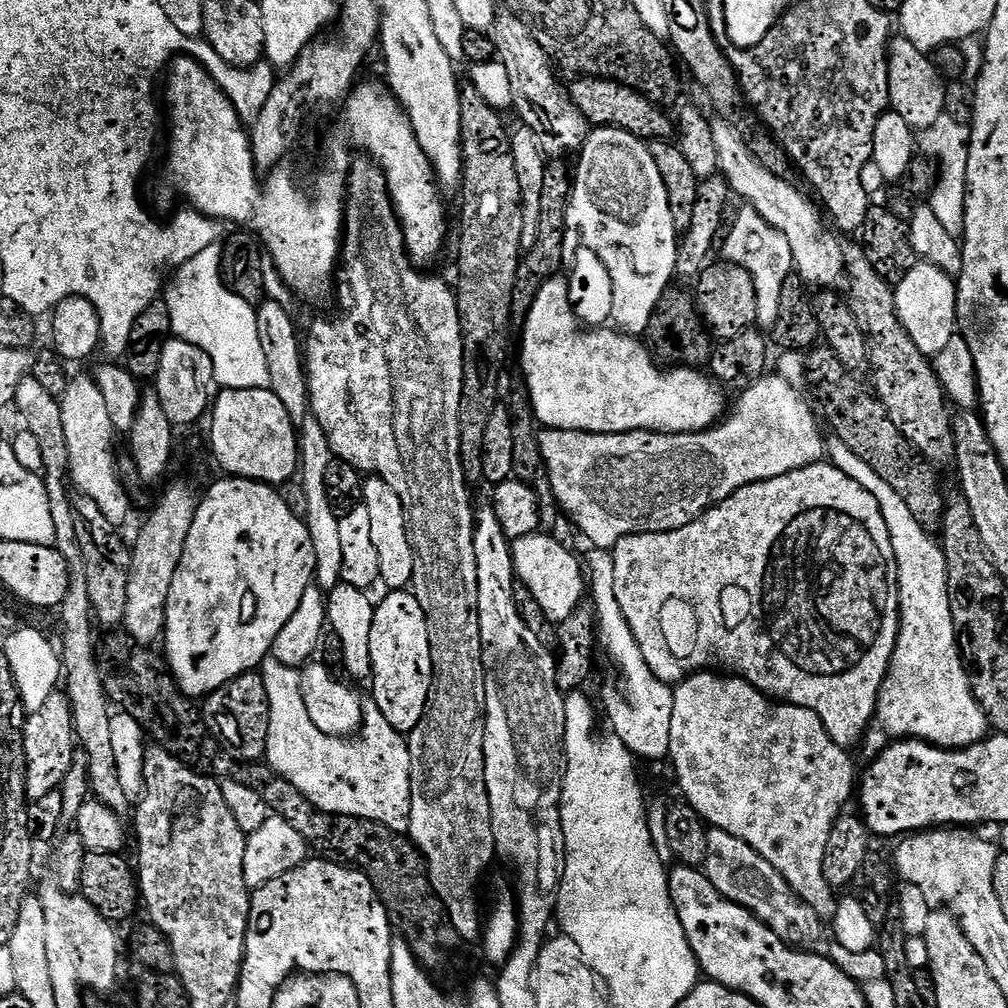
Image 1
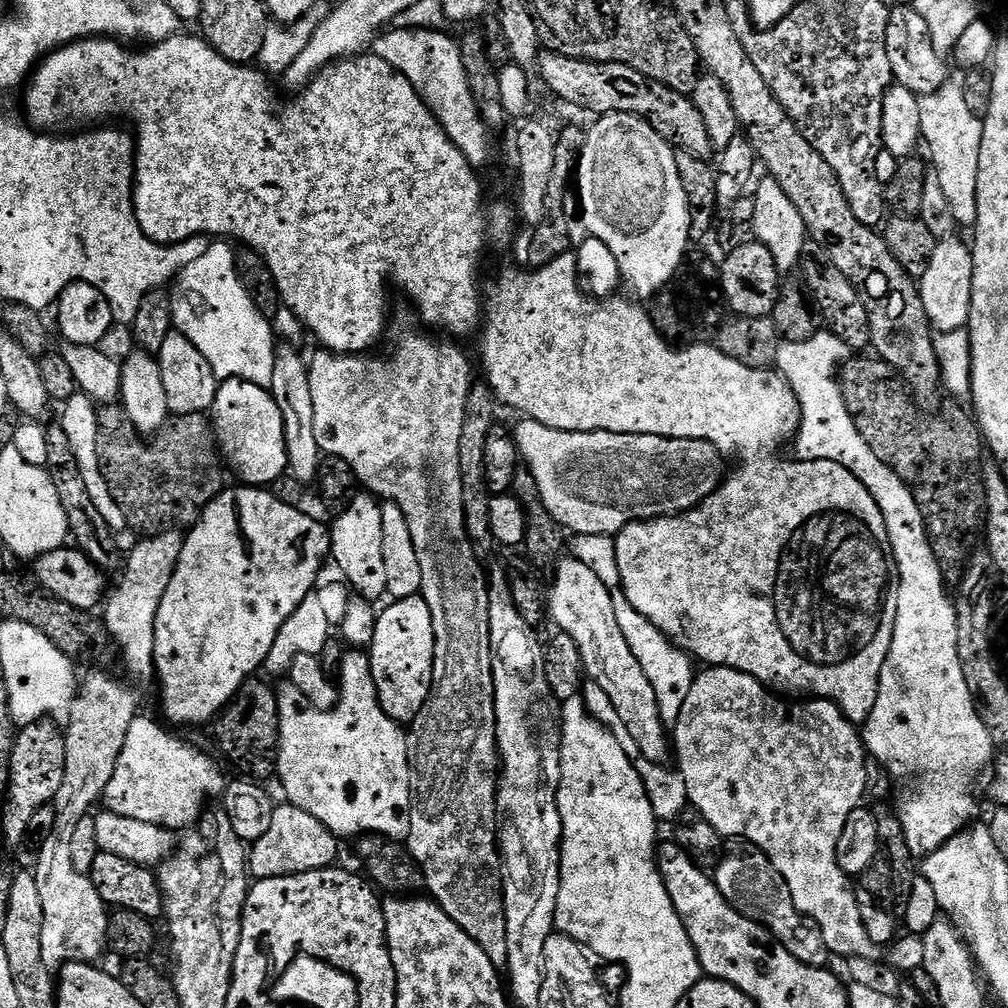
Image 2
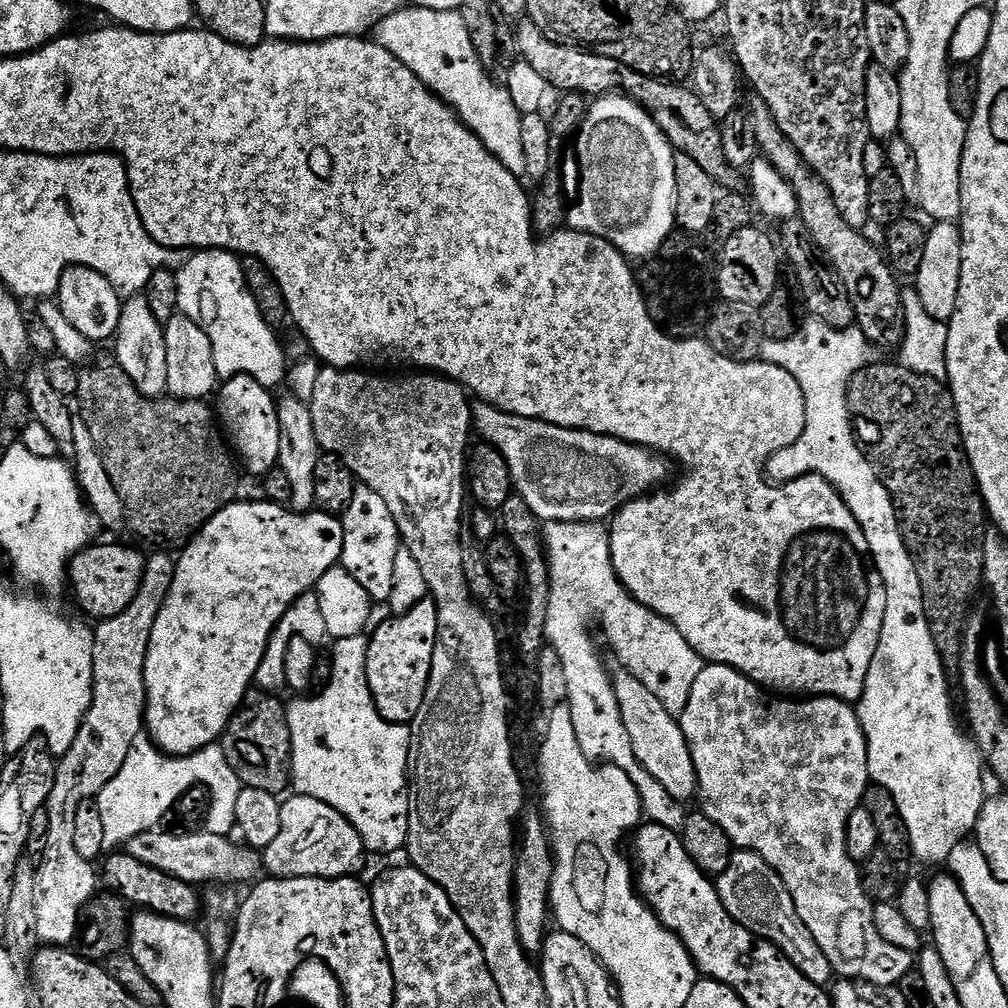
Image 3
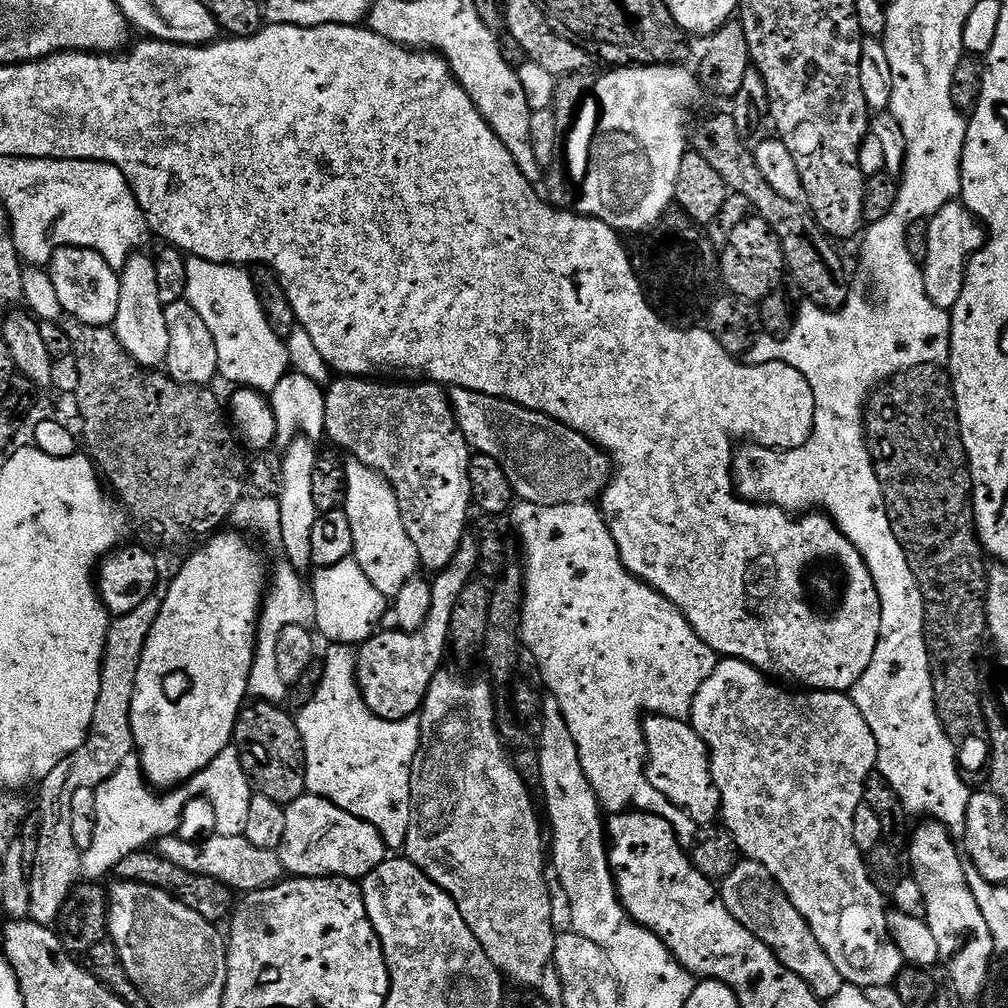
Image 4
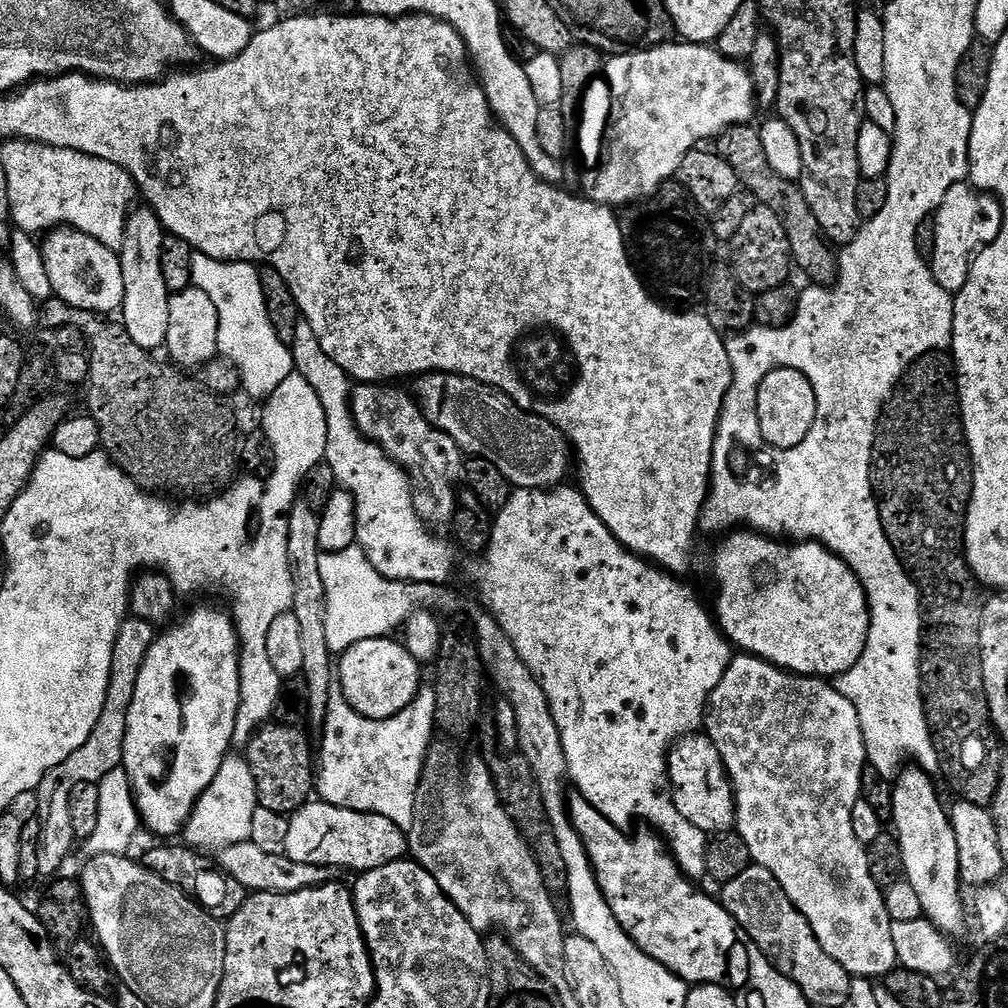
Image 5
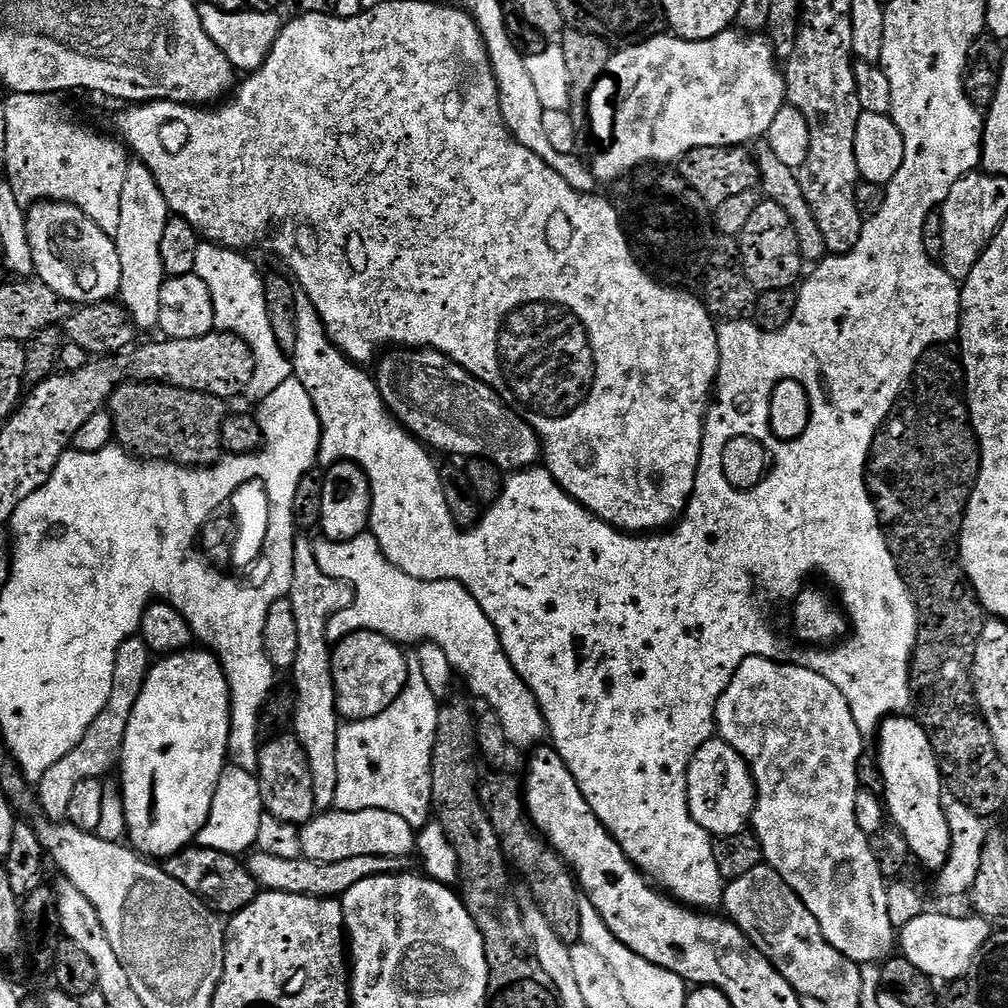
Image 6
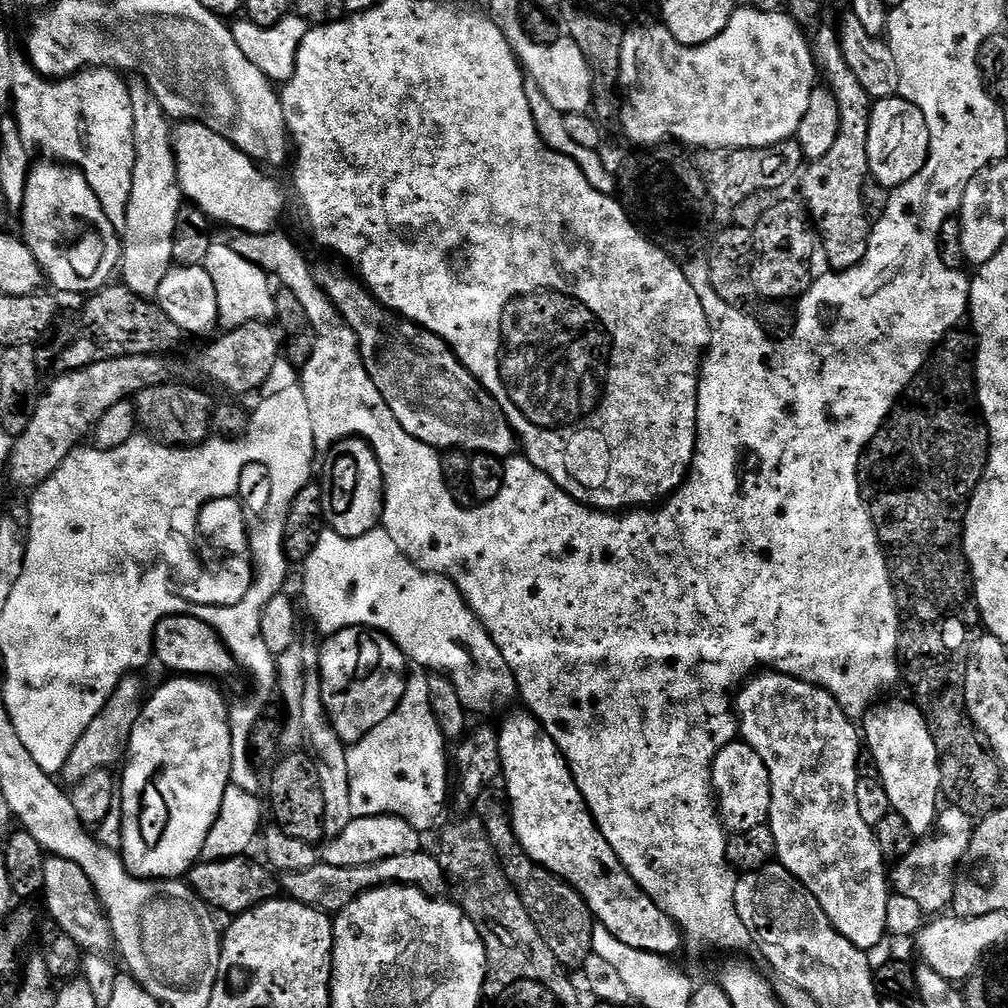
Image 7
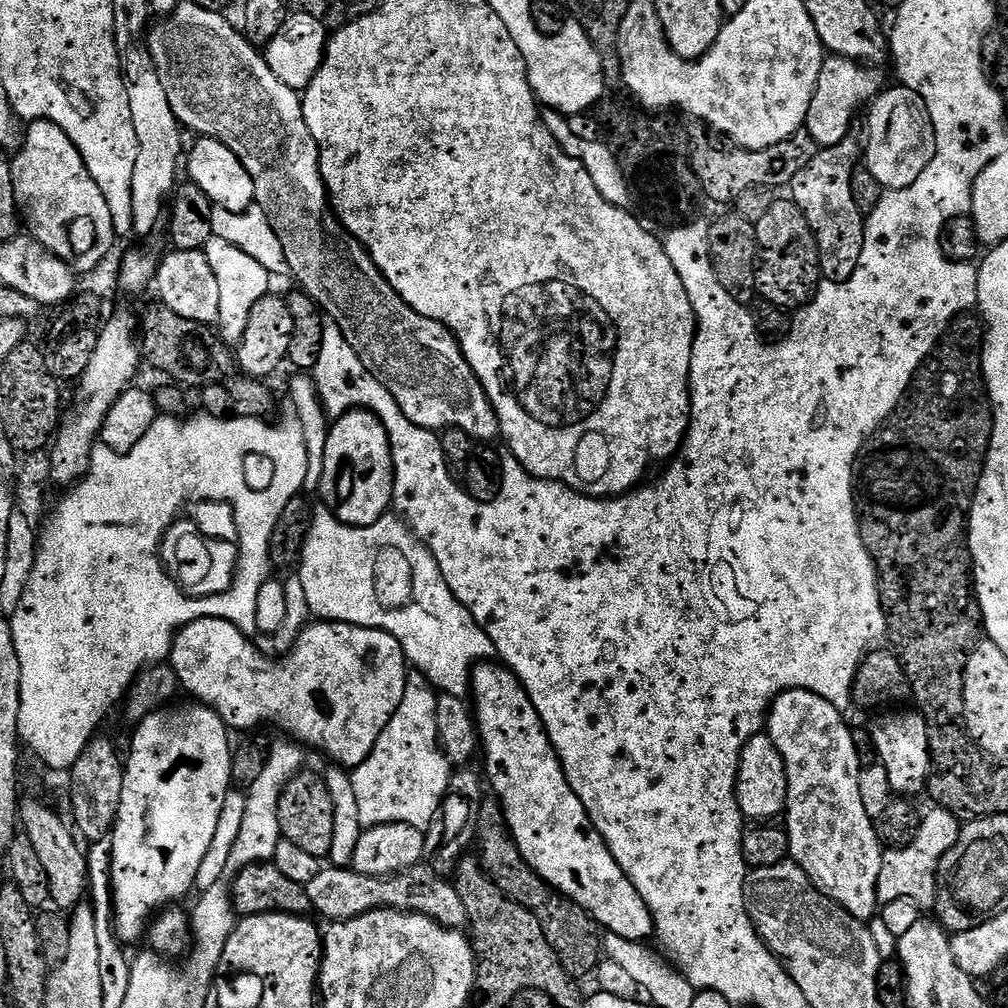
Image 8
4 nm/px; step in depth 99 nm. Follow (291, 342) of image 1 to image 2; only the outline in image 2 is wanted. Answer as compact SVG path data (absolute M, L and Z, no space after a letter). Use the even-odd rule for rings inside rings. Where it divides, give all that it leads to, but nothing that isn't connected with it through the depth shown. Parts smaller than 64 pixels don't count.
M282 343L275 349L274 372L271 375L269 389L273 400L278 404L285 427L285 452L288 455L287 471L305 486L316 484L316 475L320 472L322 453L318 438L314 438L314 405L310 395L308 364L290 345Z

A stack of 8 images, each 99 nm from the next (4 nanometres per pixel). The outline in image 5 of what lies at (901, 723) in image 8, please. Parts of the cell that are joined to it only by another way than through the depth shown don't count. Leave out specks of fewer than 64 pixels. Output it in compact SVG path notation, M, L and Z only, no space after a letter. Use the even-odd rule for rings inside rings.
M912 768L902 772L893 787L893 814L891 823L896 824L895 835L900 841L902 862L904 863L903 879L914 886L918 899L922 902L922 910L930 923L940 929L945 936L957 938L968 928L968 920L964 917L964 900L960 897L960 867L958 866L958 838L953 817L940 805L940 796L936 793L936 784L929 773Z

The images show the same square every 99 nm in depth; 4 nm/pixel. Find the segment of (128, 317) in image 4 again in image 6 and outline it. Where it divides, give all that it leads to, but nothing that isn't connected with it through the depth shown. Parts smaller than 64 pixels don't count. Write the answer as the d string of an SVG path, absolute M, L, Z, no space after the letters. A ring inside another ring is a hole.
M129 163L126 182L122 186L122 222L115 234L118 262L122 262L122 282L120 283L119 303L132 315L137 329L159 329L160 311L162 310L162 286L166 279L162 266L162 230L166 230L166 222L170 219L168 203L158 186L154 182L154 174L144 164Z

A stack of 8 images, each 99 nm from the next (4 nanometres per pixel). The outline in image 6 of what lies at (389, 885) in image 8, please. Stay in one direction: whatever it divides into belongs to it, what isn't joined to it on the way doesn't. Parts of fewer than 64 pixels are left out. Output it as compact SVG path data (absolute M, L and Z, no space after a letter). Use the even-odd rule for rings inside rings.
M256 850L247 857L246 863L257 885L269 892L343 898L346 890L350 890L350 886L355 886L357 882L362 882L366 878L403 873L406 860L402 856L363 856L362 858L342 858L342 862L314 862L305 860L303 856L274 858L271 854Z

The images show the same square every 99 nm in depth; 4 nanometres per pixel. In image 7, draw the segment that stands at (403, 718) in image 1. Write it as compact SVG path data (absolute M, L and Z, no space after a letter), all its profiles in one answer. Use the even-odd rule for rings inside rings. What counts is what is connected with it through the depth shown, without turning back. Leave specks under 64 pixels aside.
M344 628L333 632L327 637L325 644L319 645L319 674L322 682L322 702L326 706L326 714L345 746L351 746L360 741L378 722L386 722L390 714L402 702L404 691L408 685L409 661L404 651L393 640L377 628Z

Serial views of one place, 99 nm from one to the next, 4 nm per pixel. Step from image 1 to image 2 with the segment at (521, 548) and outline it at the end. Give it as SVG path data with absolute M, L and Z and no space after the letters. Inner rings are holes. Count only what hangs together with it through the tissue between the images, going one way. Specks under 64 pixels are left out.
M575 558L561 559L555 565L556 577L552 580L552 589L549 587L546 592L546 612L557 624L559 631L577 643L578 654L581 655L583 664L583 675L591 683L596 684L602 690L602 694L608 696L608 700L618 710L618 718L622 722L627 739L632 739L636 743L636 748L645 756L647 763L652 766L660 766L665 763L664 759L670 756L670 736L666 731L666 725L660 717L660 704L658 693L653 687L650 677L644 672L640 663L640 657L636 656L628 644L628 639L624 637L624 632L620 628L620 623L616 617L616 600L608 593L606 585L600 581L597 572L593 567L581 563Z

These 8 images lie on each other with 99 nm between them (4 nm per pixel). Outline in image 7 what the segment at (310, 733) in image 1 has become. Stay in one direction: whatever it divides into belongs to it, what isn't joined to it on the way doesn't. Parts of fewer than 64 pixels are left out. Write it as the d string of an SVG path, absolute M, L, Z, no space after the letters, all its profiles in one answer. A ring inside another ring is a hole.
M419 666L413 667L408 673L408 685L404 691L402 702L398 702L398 706L394 710L394 714L390 714L390 718L386 718L386 722L378 722L378 726L374 726L374 730L370 730L370 734L366 734L356 744L348 748L348 765L350 766L350 810L353 817L358 816L401 816L406 822L410 822L410 826L421 830L427 830L432 823L440 816L440 811L444 808L444 803L448 804L450 800L450 752L447 752L444 732L438 726L438 722L434 718L434 710L430 710L430 682L428 677L429 669Z

